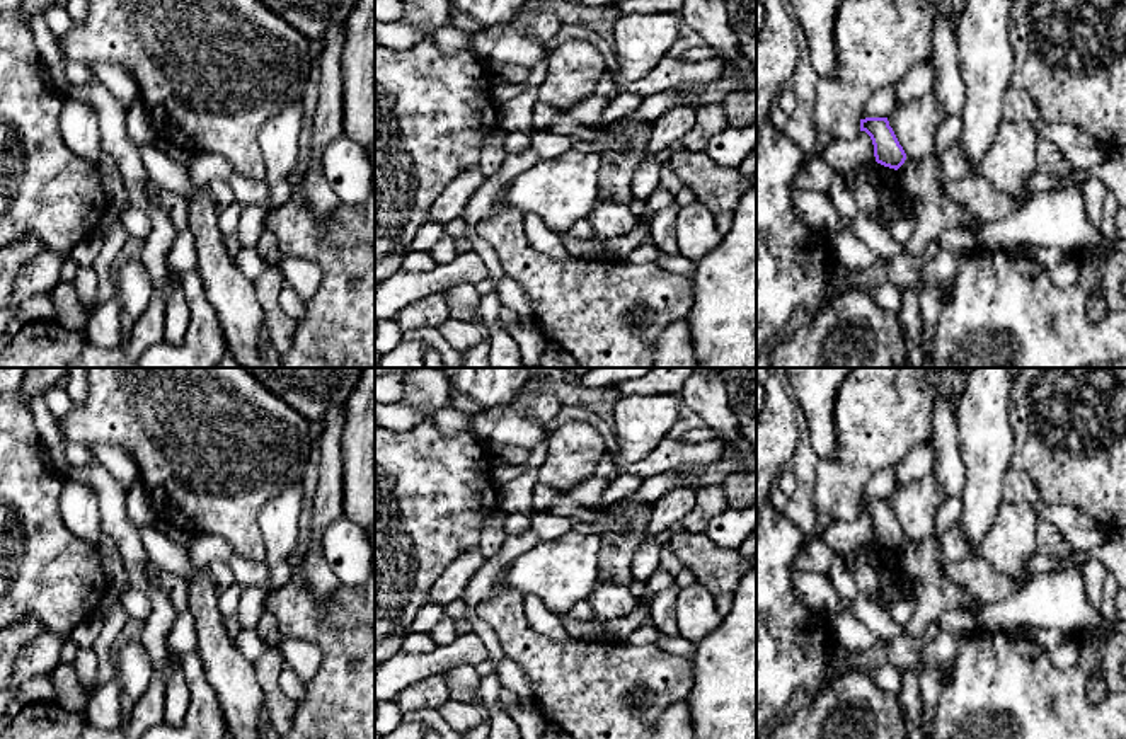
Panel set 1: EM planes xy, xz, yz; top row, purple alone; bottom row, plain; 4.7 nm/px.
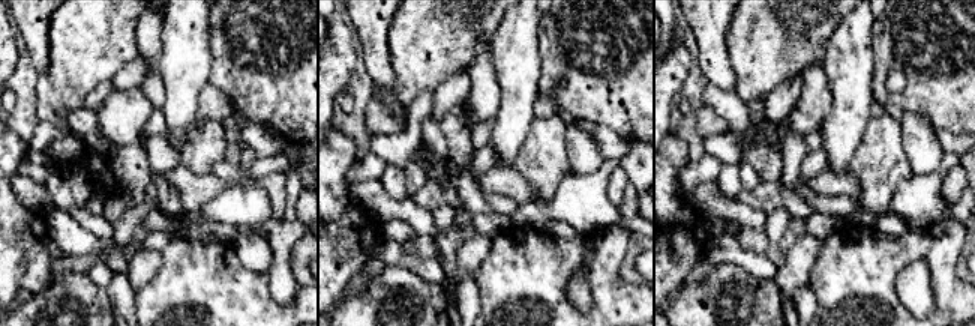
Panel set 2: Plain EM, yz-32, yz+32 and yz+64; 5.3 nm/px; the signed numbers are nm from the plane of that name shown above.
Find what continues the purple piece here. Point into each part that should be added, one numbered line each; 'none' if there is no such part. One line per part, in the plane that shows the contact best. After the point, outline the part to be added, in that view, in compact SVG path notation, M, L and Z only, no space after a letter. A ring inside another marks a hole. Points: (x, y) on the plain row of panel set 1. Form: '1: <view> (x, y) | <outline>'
none

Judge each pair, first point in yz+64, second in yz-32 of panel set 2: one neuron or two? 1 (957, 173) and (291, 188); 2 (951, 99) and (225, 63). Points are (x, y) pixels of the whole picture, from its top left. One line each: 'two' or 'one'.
1: two
2: one

